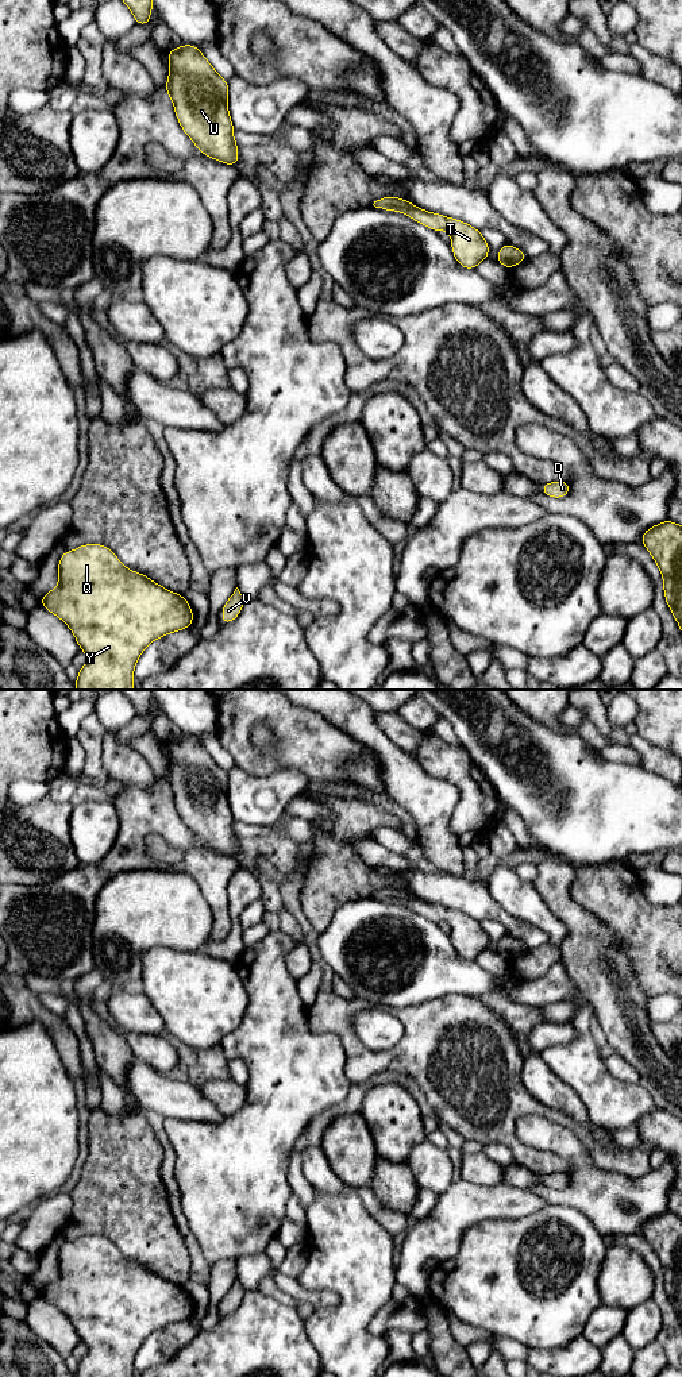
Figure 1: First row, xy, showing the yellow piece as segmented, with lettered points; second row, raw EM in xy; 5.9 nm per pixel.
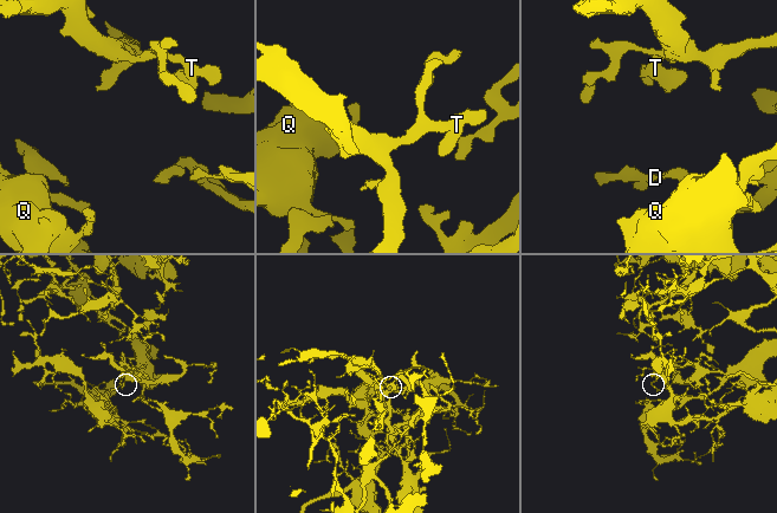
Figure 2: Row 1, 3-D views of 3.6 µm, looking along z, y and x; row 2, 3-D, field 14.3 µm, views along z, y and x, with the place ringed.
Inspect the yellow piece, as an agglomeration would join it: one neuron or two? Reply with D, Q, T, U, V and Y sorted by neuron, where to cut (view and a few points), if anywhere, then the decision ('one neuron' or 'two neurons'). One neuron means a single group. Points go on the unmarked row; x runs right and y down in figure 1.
groups D Q T U V Y; cut none; one neuron

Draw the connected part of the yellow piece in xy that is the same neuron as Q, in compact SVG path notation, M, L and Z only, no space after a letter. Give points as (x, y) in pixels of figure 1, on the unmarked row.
M92 1234L63 1243L58 1253L58 1269L58 1277L47 1282L39 1295L70 1319L80 1341L88 1347L85 1357L78 1361L76 1377L134 1377L134 1358L146 1338L159 1328L184 1322L193 1315L193 1301L184 1287L126 1260L105 1237Z

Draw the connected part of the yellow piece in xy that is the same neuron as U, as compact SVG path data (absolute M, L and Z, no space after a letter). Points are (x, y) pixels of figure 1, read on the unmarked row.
M182 736L167 742L169 770L163 779L170 787L176 809L184 824L193 832L200 844L226 856L236 857L238 834L234 832L234 817L228 805L228 772L221 770L194 736Z

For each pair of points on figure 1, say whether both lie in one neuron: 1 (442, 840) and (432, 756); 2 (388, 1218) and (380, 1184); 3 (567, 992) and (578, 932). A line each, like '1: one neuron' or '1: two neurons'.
1: two neurons
2: two neurons
3: two neurons

